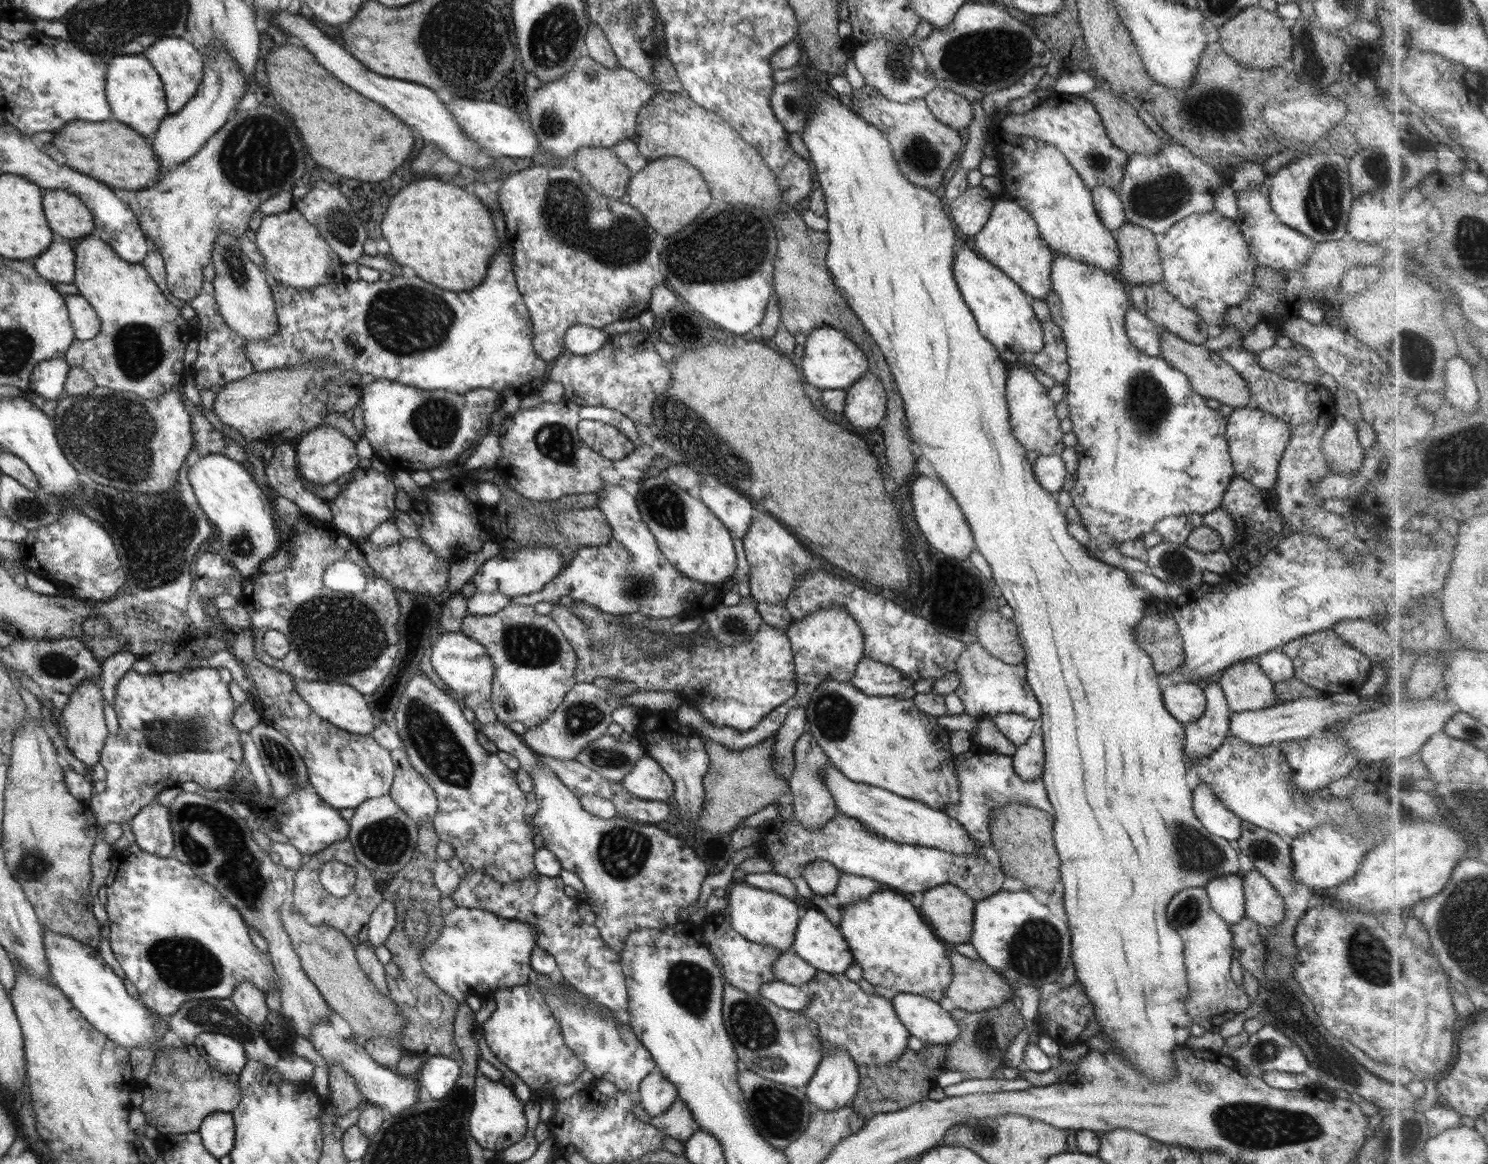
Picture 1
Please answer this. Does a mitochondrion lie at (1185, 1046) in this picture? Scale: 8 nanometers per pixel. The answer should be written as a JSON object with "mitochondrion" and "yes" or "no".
{"mitochondrion":"no"}

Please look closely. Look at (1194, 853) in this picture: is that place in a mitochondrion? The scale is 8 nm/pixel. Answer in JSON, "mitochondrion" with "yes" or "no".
{"mitochondrion":"yes"}

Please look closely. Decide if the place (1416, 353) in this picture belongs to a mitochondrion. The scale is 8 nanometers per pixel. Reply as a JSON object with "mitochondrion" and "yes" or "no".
{"mitochondrion":"yes"}

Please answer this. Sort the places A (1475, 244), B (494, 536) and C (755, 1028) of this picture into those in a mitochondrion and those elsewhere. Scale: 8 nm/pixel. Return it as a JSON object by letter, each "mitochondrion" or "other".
{"A":"mitochondrion","B":"other","C":"mitochondrion"}

